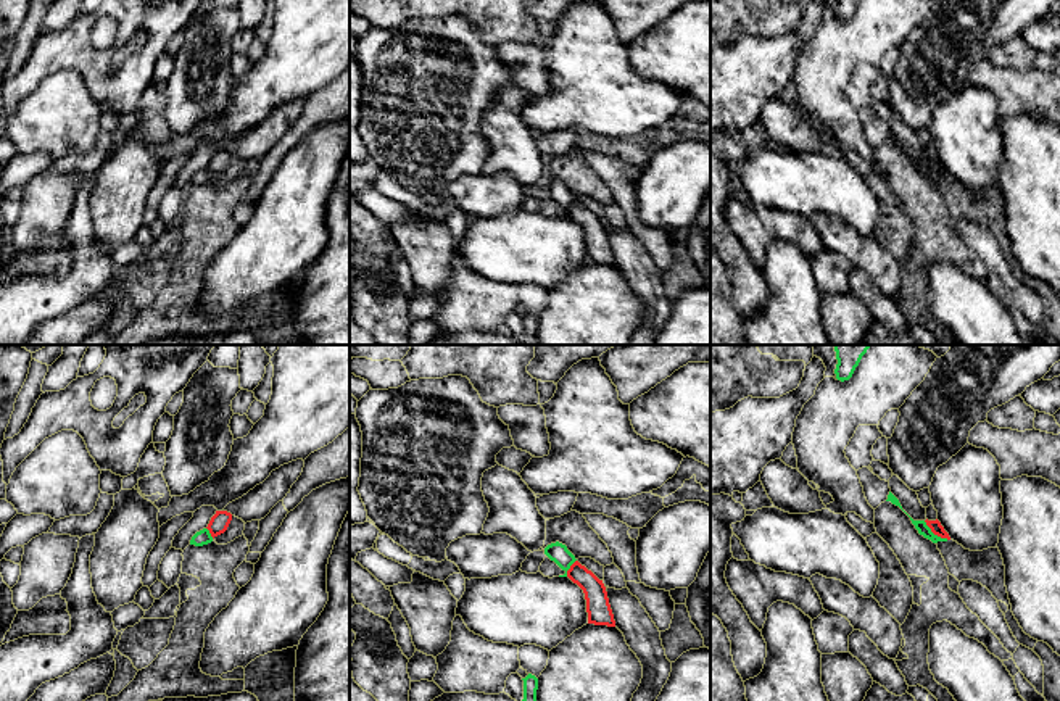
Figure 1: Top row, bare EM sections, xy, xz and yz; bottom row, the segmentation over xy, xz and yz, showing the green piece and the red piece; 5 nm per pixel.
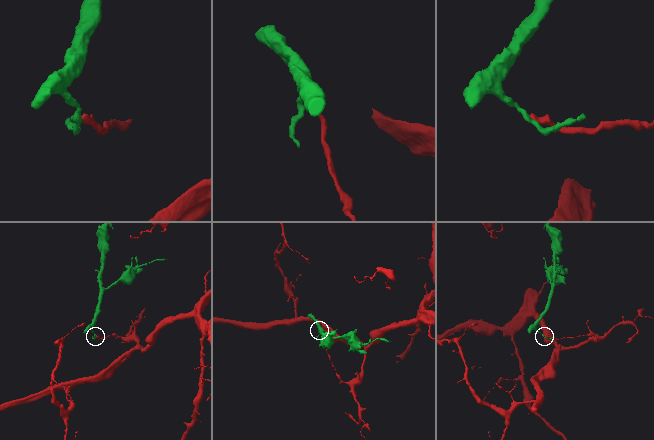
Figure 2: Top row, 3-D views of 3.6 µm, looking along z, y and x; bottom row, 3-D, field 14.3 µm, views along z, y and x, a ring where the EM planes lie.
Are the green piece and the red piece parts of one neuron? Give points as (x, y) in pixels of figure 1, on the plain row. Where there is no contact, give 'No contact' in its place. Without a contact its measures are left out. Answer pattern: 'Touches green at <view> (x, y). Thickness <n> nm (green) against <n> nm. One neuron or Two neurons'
Touches green at yz (933, 173). Thickness 60 nm (green) against 60 nm. Two neurons

